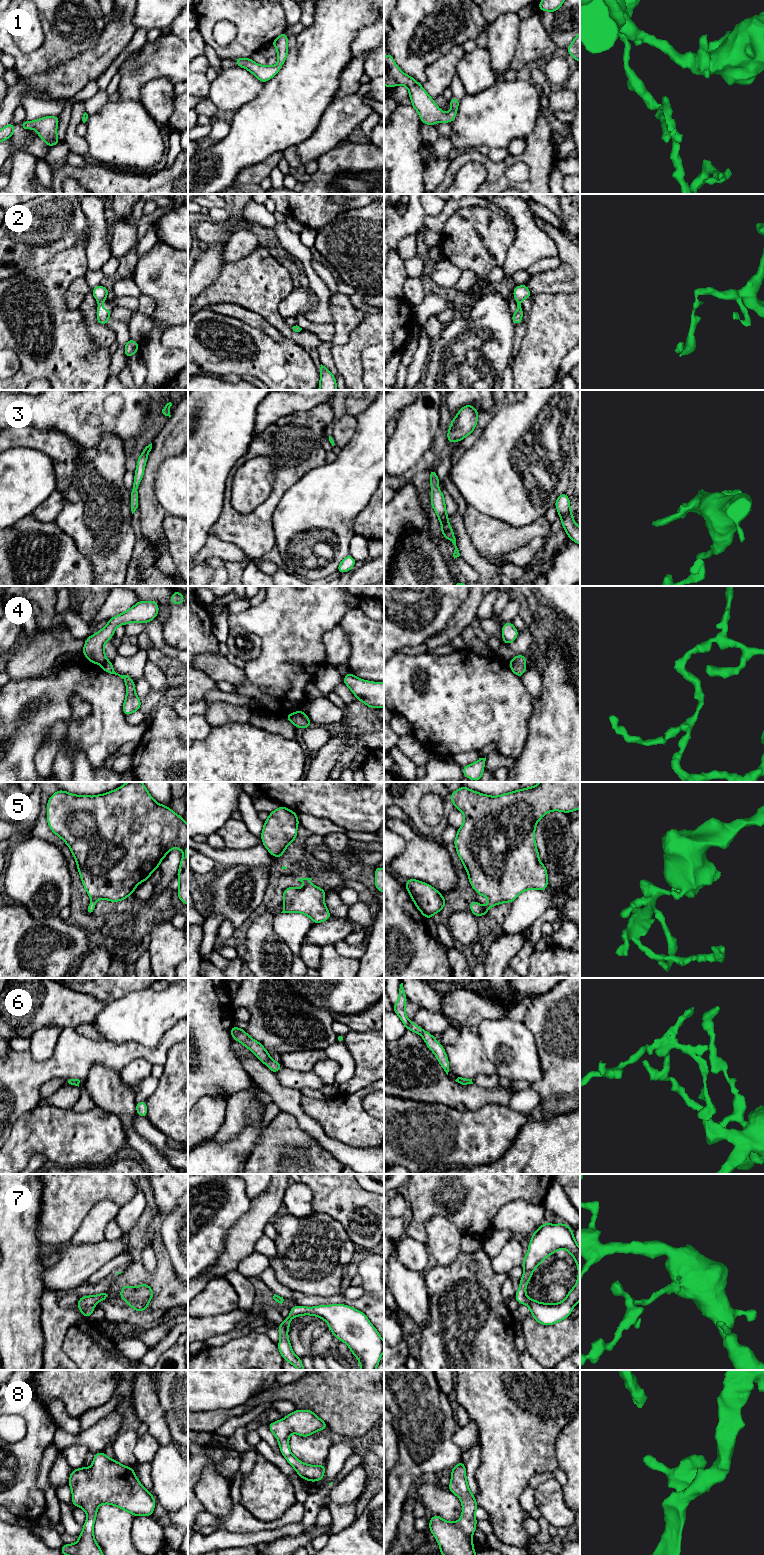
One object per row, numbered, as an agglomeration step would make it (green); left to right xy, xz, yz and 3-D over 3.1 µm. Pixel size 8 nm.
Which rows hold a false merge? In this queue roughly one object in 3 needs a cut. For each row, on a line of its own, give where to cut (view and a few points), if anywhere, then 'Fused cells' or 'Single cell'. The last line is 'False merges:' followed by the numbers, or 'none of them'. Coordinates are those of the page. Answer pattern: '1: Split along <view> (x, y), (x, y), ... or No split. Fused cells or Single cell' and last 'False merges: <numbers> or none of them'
1: No split. Single cell
2: No split. Single cell
3: No split. Single cell
4: No split. Single cell
5: No split. Single cell
6: No split. Single cell
7: No split. Single cell
8: No split. Single cell
False merges: none of them

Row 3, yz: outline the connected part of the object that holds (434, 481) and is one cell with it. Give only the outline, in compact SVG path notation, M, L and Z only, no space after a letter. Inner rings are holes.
M429 470L429 474L432 492L430 504L432 505L434 511L436 512L438 520L441 522L441 531L444 538L450 540L455 546L455 550L453 553L453 557L455 559L460 556L460 553L456 546L456 538L454 536L454 532L448 521L449 516L446 512L445 497L443 496L441 490L438 488L440 480L438 479L435 470Z

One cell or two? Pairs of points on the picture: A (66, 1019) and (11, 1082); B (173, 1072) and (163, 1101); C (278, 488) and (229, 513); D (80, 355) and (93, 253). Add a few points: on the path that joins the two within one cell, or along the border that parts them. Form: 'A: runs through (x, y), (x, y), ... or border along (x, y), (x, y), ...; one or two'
A: border along (73, 1027), (65, 1027), (63, 1029); two
B: runs through (173, 1079), (173, 1091), (170, 1094); one
C: runs through (271, 502), (254, 519), (243, 519); one
D: border along (85, 246), (88, 268); two

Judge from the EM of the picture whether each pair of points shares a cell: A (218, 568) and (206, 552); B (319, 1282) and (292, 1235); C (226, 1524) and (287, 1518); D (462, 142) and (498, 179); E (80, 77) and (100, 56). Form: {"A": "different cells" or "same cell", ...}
{"A": "different cells", "B": "same cell", "C": "same cell", "D": "different cells", "E": "same cell"}

